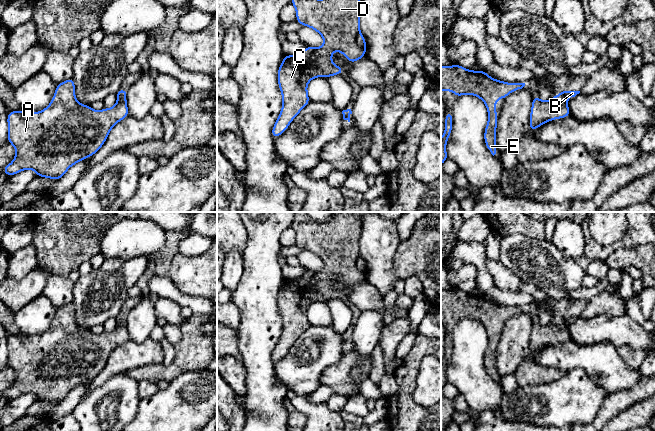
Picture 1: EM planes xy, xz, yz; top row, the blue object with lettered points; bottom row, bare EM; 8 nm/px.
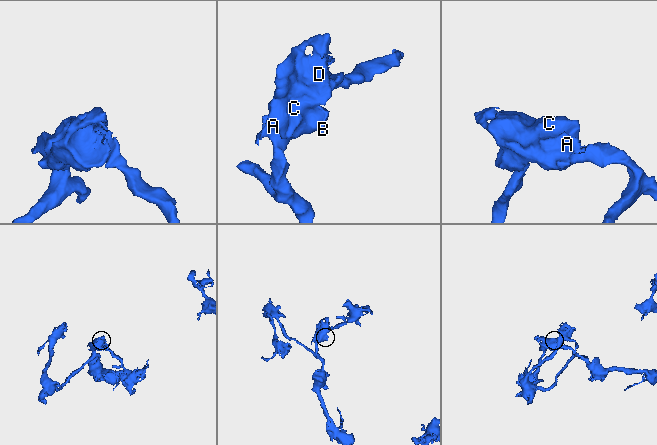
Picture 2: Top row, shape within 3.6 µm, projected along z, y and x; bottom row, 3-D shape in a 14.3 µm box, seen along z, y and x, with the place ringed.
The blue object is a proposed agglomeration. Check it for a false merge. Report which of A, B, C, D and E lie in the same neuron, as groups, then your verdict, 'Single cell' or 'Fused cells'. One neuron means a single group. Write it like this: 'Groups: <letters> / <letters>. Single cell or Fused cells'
Groups: A B C D E. Single cell

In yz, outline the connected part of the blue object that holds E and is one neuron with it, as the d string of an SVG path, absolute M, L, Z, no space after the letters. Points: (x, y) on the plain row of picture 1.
M459 288L452 290L441 289L441 299L445 301L441 304L441 315L452 315L458 322L464 318L479 321L486 329L488 335L488 345L484 355L484 365L487 373L494 380L496 378L496 353L498 340L496 336L496 324L505 323L511 316L522 313L525 307L508 307L490 301L484 294L472 295Z

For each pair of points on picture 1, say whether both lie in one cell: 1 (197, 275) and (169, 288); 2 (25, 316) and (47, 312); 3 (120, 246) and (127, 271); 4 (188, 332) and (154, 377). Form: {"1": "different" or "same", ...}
{"1": "different", "2": "same", "3": "different", "4": "same"}

